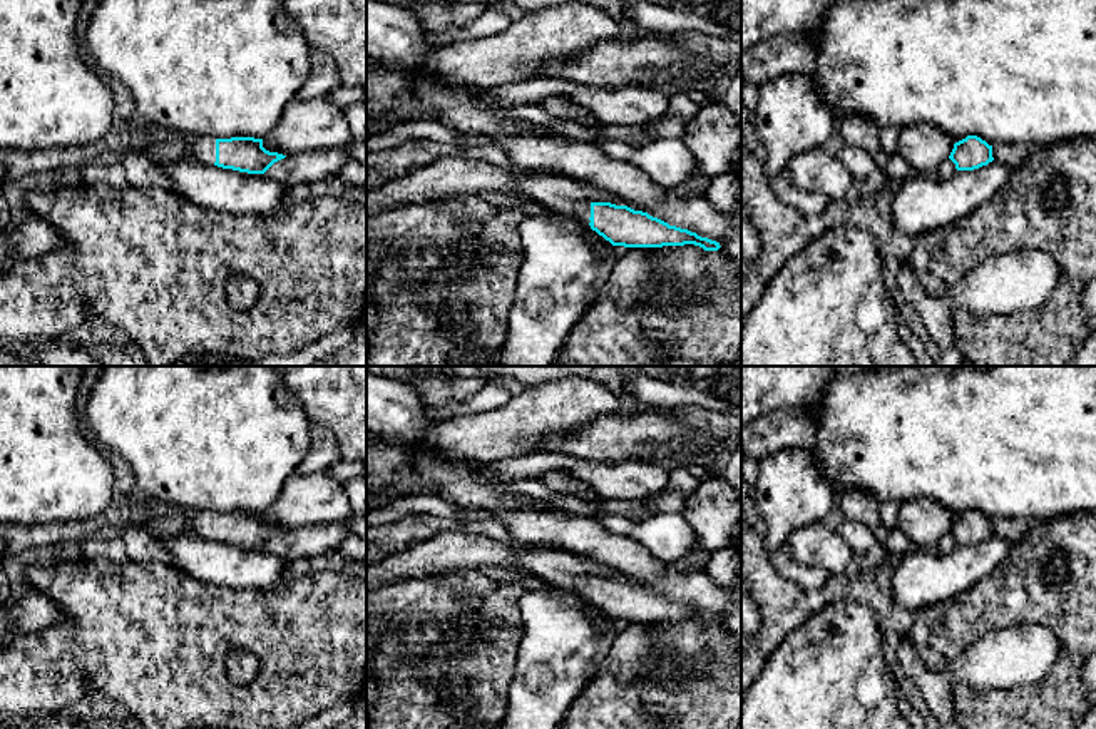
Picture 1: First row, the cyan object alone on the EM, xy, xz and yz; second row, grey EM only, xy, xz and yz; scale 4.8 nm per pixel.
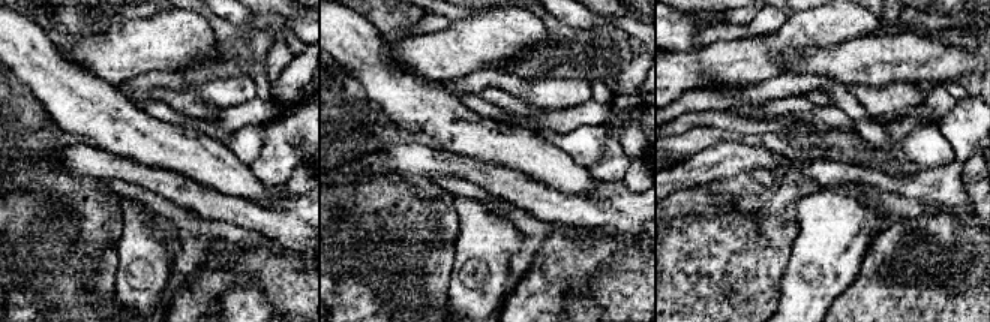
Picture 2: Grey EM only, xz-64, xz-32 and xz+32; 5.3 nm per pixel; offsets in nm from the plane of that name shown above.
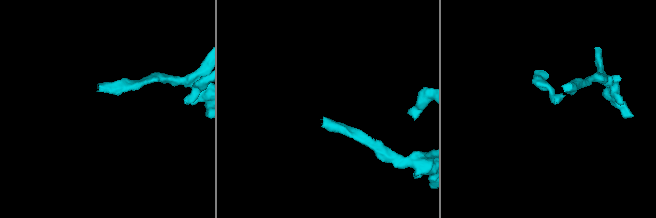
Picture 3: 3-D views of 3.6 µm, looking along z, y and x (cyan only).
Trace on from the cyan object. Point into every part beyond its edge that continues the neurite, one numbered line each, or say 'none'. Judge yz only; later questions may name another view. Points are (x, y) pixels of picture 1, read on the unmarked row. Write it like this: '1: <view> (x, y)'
1: yz (947, 542)

